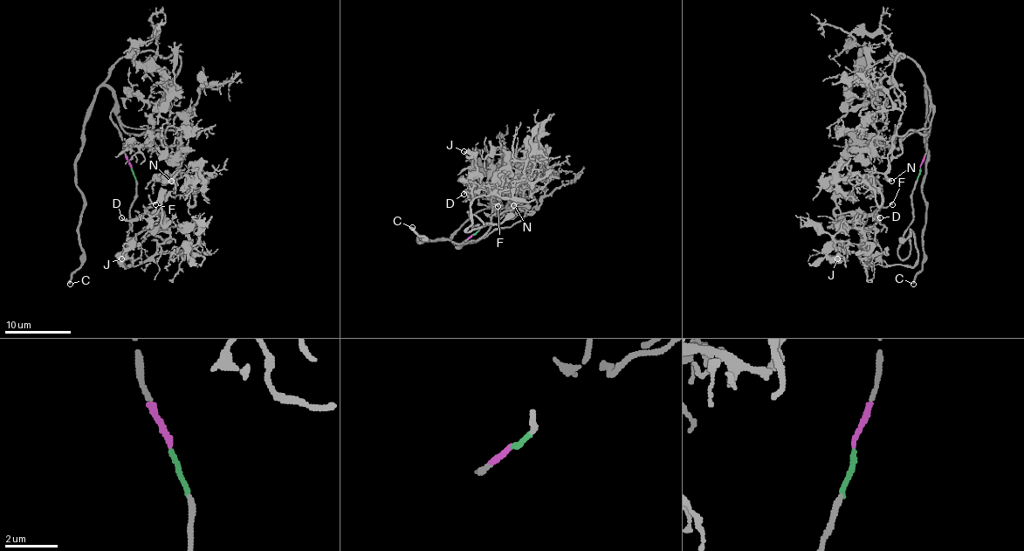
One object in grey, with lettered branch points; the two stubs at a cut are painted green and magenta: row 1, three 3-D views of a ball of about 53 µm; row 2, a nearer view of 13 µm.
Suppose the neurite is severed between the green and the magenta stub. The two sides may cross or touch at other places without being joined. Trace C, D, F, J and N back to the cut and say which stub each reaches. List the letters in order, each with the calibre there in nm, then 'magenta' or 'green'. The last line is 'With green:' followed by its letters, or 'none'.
C: calibre 220 nm; magenta
D: calibre 170 nm; green
F: calibre 180 nm; green
J: calibre 140 nm; green
N: calibre 260 nm; magenta
With green: D, F, J

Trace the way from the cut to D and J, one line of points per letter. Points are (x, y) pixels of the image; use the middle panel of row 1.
D: (473, 233), (468, 212), (491, 223), (467, 232), (470, 203), (512, 189), (491, 179), (463, 194)
J: (473, 233), (478, 227), (468, 212), (491, 223), (467, 232), (468, 177), (477, 166), (463, 151)

